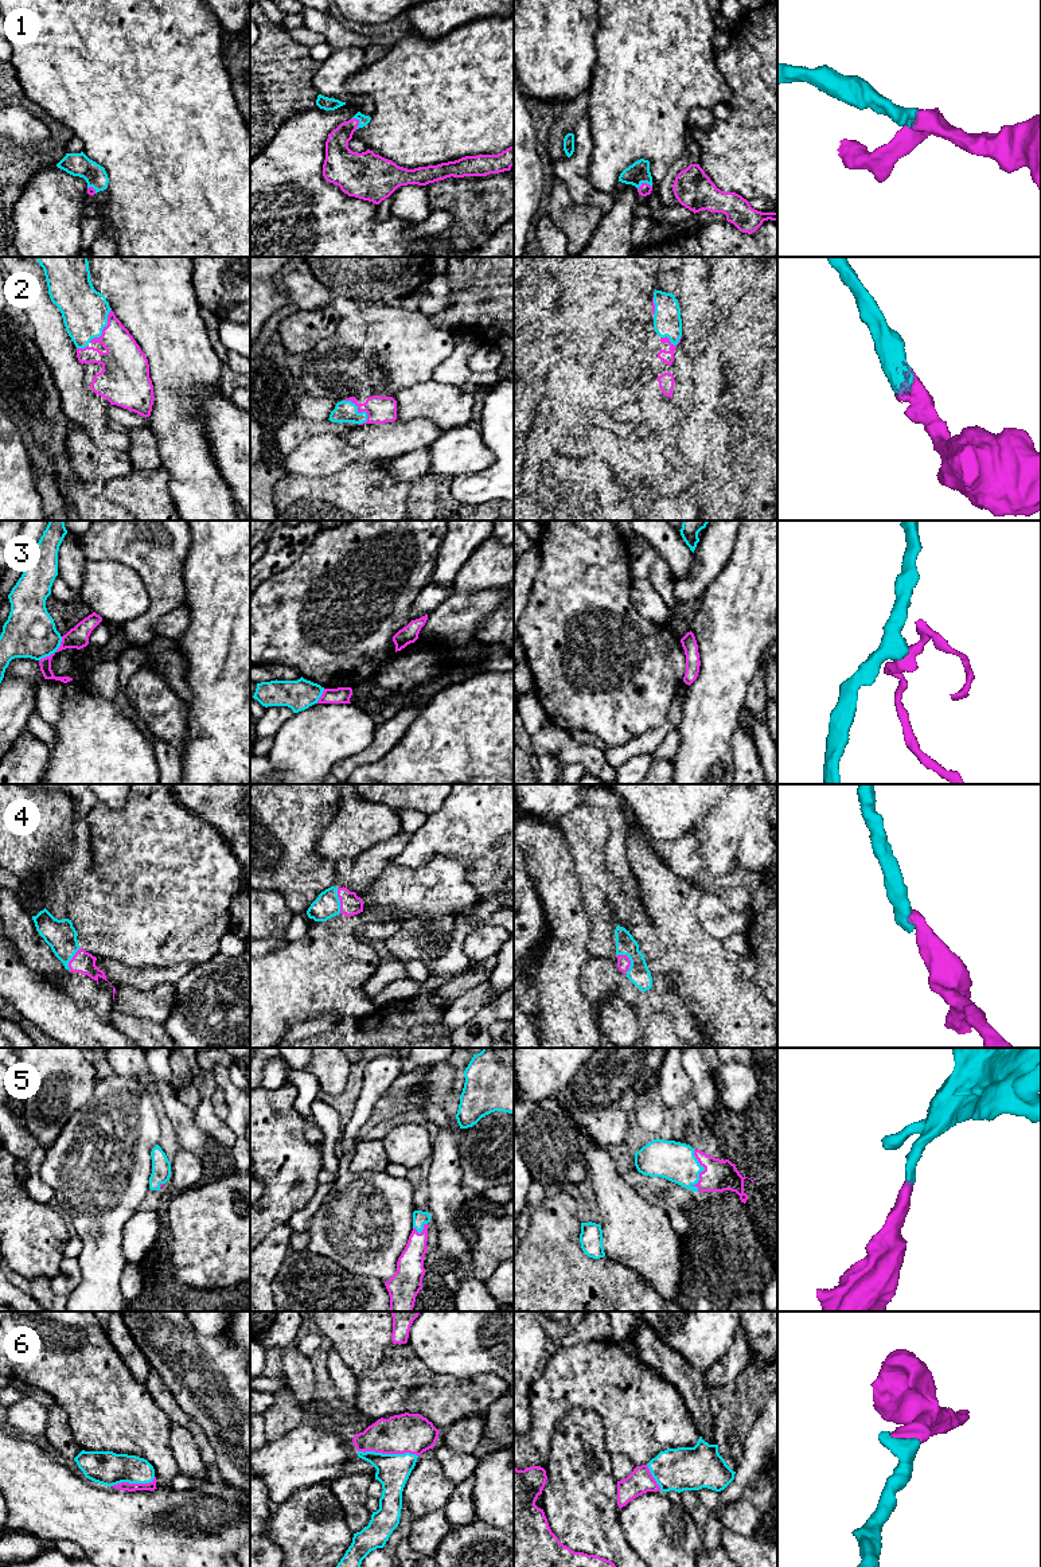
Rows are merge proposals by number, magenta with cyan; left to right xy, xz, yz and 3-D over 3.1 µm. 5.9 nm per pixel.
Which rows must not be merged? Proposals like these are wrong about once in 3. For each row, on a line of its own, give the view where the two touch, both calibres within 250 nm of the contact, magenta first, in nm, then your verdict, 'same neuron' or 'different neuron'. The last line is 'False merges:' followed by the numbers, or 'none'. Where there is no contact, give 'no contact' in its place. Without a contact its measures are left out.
1: yz | 70/130 nm | same neuron
2: xz | 160/130 nm | same neuron
3: xy | 130/300 nm | different neuron
4: yz | 80/130 nm | same neuron
5: yz | 190/240 nm | same neuron
6: xz | 240/200 nm | same neuron
False merges: 3

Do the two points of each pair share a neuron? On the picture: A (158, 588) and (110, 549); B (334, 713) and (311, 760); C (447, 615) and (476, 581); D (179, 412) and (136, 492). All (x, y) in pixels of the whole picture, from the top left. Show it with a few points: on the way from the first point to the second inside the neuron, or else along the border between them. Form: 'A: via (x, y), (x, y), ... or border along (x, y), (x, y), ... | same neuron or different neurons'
A: via (152, 575), (124, 549) | same neuron
B: via (331, 725), (311, 748) | same neuron
C: border along (455, 589), (499, 591) | different neurons
D: border along (162, 467), (168, 475), (168, 492), (172, 497) | different neurons

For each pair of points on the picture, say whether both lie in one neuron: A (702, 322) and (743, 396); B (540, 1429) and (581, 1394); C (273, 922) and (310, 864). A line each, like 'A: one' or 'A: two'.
A: two
B: one
C: two

